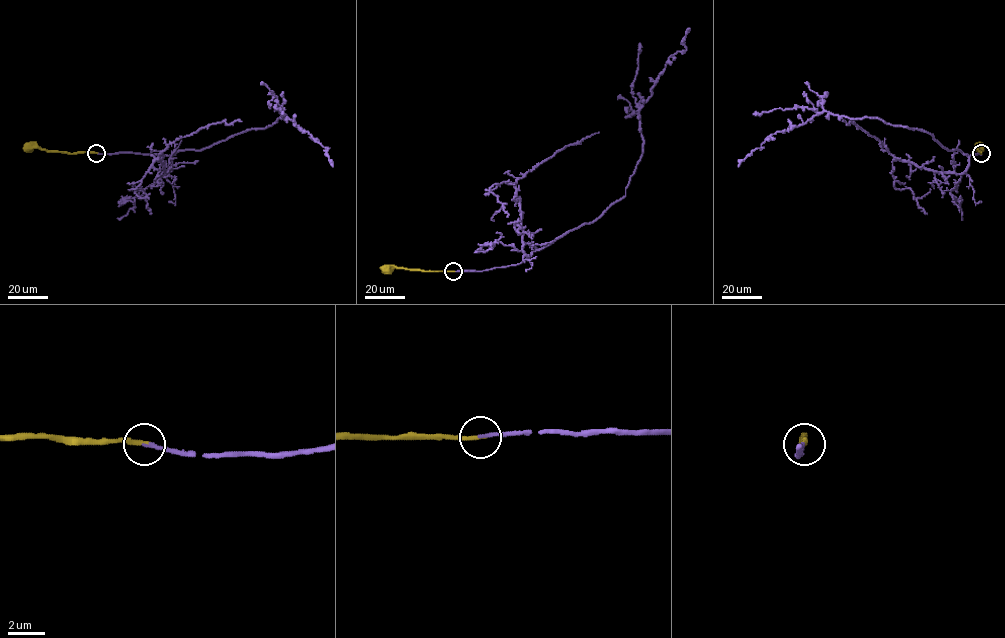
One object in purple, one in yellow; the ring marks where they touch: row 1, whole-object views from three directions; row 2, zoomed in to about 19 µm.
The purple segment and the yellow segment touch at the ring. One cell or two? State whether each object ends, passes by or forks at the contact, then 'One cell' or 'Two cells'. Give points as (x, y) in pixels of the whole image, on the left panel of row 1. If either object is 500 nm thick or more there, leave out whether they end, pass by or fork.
At the ring purple ends. At the ring yellow ends. One cell

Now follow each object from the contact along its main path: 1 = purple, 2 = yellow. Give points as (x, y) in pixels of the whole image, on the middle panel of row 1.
1: (453, 271), (523, 262), (625, 195), (643, 150), (639, 113), (668, 58), (686, 49), (689, 28)
2: (453, 271), (398, 267), (386, 270)

